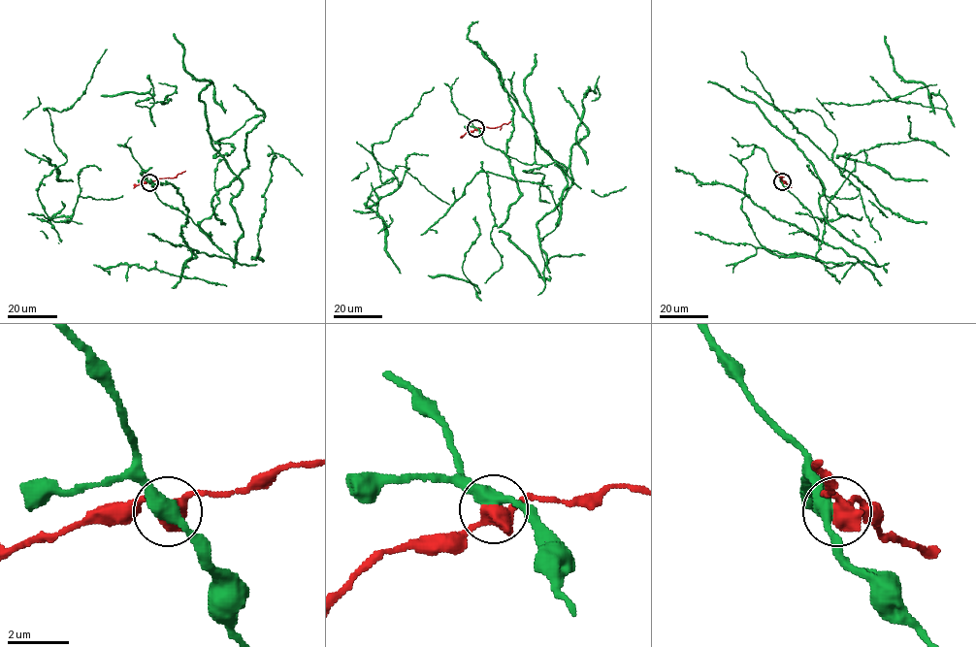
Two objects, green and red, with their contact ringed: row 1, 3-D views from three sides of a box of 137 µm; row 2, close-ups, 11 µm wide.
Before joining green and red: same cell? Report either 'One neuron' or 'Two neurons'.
Two neurons

